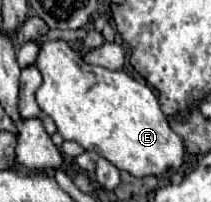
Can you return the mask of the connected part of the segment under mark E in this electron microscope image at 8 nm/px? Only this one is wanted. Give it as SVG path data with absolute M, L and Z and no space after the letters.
M47 41L37 55L37 69L43 75L43 83L37 89L37 103L43 113L47 113L61 133L63 139L77 141L83 149L95 151L113 163L117 169L129 171L133 177L165 175L169 169L179 169L185 157L183 139L169 127L155 93L141 81L135 81L125 71L111 71L103 67L87 65L81 59L81 51L71 47L67 41Z

